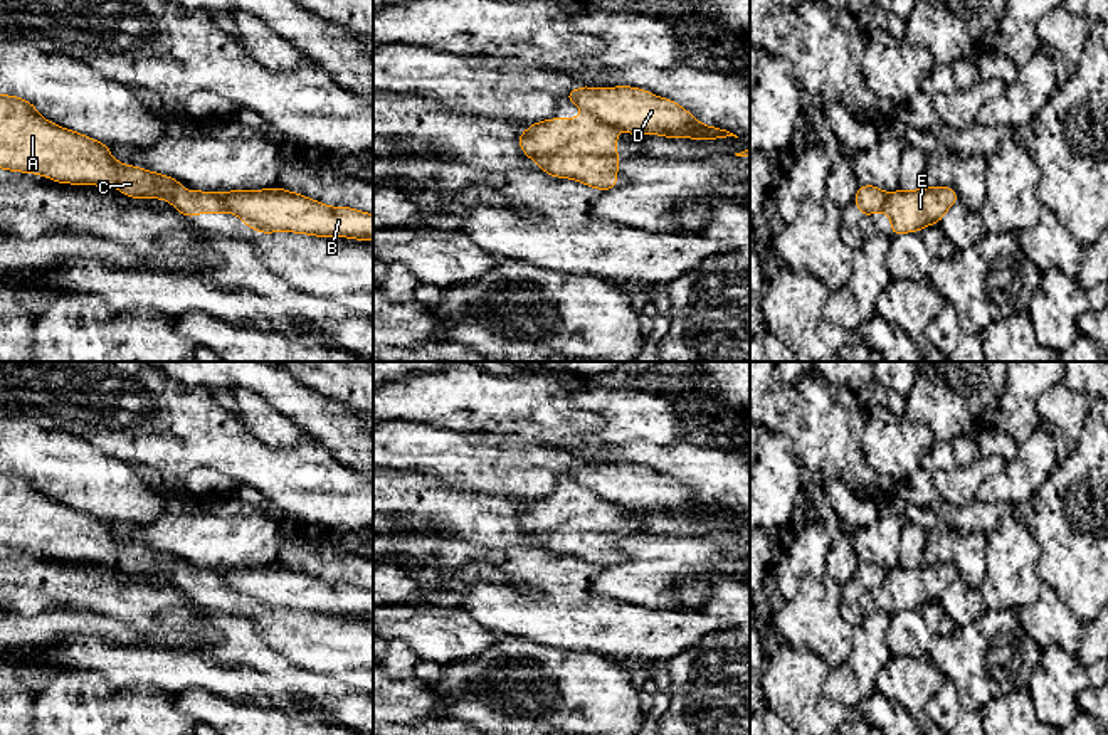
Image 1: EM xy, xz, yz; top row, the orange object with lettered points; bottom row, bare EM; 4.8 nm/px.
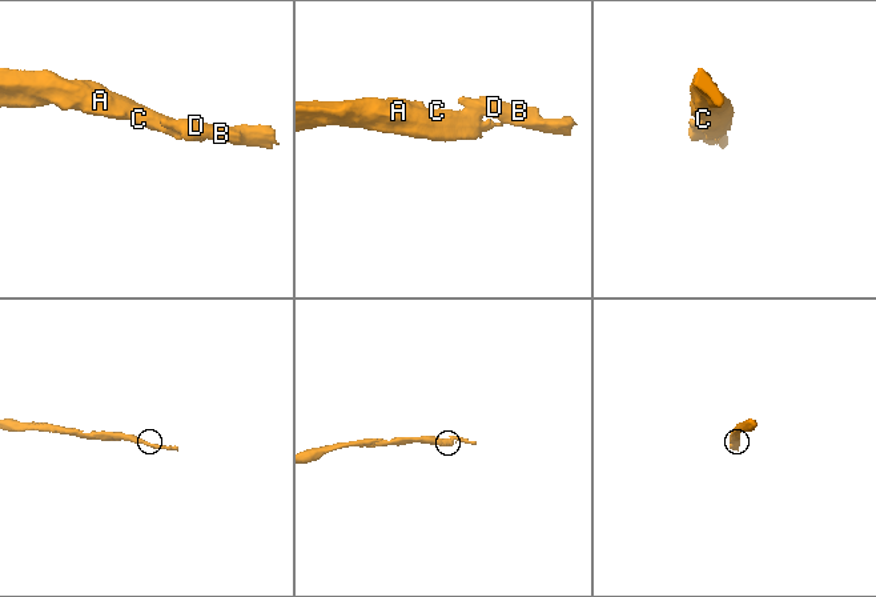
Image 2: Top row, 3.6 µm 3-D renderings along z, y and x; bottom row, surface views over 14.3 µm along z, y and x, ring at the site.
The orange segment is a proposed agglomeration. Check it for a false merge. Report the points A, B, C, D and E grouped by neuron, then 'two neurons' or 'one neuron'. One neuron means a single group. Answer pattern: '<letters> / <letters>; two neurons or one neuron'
A C E / B D; two neurons

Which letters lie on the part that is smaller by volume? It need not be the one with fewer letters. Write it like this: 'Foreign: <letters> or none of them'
Foreign: B, D

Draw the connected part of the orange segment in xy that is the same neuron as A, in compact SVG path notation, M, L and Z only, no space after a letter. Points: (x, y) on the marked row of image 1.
M0 94L0 168L37 173L59 183L114 187L133 198L168 200L182 215L197 217L200 212L229 212L217 192L182 190L183 183L161 173L126 167L114 160L109 146L86 135L47 121L27 99Z

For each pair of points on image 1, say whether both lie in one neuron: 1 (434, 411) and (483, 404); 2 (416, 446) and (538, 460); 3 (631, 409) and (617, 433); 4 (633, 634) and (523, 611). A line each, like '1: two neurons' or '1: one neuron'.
1: one neuron
2: one neuron
3: one neuron
4: one neuron

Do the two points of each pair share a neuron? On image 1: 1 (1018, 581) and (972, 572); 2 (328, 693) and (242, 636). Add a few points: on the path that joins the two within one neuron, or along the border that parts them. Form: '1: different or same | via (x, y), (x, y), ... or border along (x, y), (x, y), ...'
1: different | border along (986, 535), (986, 577), (977, 586), (969, 587)
2: same | via (306, 683), (264, 658)

